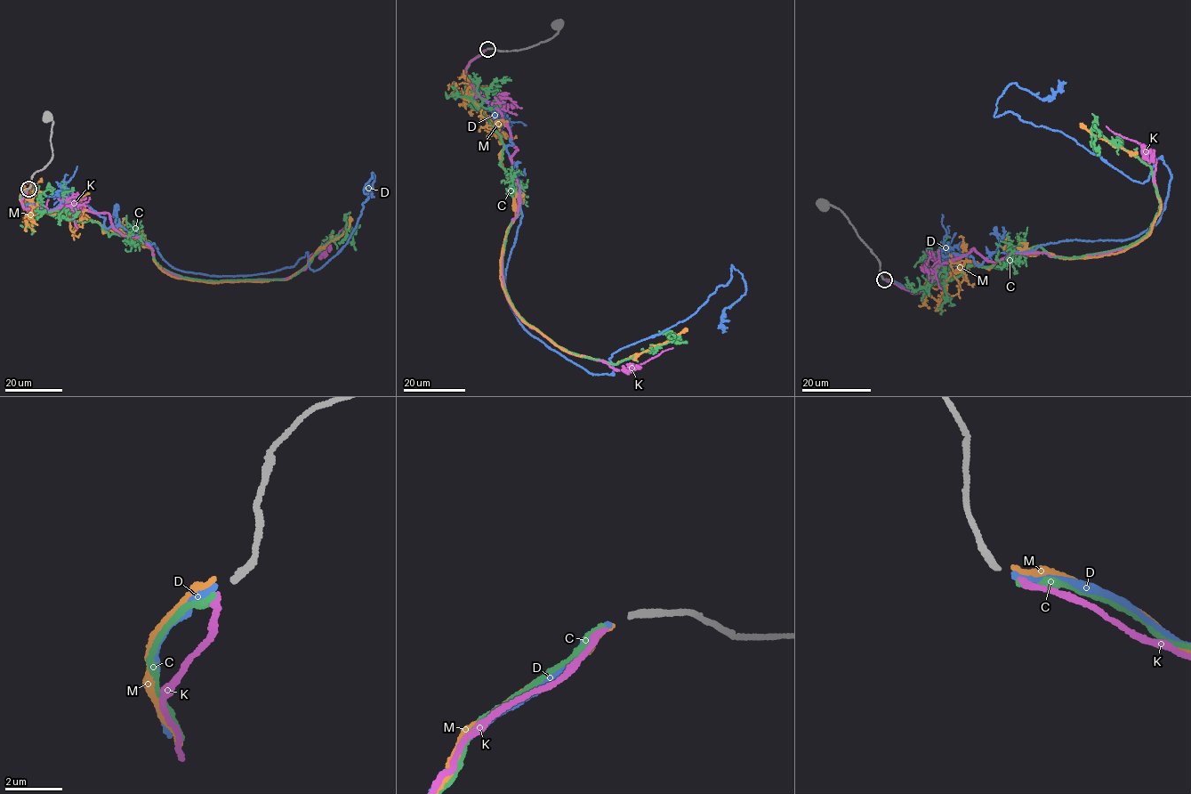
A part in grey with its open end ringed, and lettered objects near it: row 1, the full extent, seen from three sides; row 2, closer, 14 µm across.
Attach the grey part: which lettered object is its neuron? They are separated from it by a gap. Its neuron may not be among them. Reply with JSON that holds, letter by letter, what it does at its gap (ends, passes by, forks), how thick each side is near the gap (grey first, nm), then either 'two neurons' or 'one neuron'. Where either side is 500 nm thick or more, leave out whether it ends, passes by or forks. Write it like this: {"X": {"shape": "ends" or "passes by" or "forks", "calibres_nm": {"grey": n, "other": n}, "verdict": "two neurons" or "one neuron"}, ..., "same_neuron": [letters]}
{"C": {"shape": "ends", "calibres_nm": {"grey": 240, "other": 180}, "verdict": "one neuron"}, "D": {"shape": "ends", "calibres_nm": {"grey": 240, "other": 190}, "verdict": "two neurons"}, "K": {"shape": "ends", "calibres_nm": {"grey": 240, "other": 220}, "verdict": "two neurons"}, "M": {"shape": "ends", "calibres_nm": {"grey": 240, "other": 190}, "verdict": "two neurons"}, "same_neuron": ["C"]}

